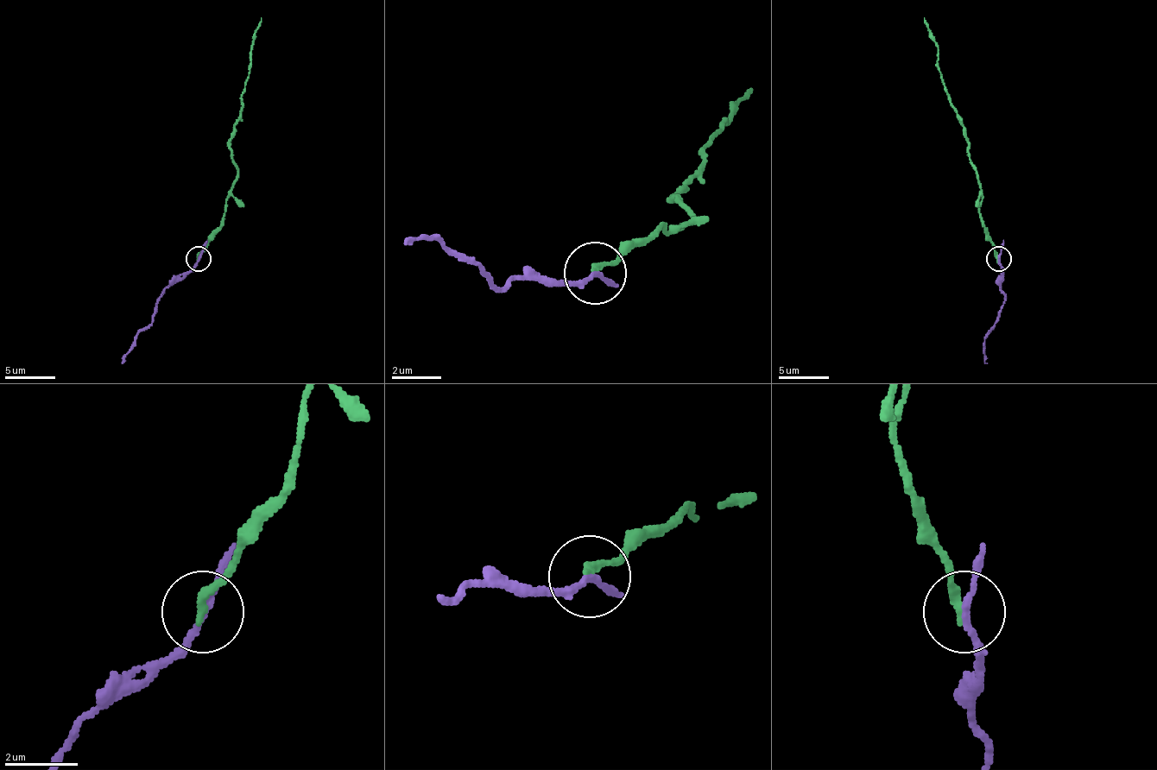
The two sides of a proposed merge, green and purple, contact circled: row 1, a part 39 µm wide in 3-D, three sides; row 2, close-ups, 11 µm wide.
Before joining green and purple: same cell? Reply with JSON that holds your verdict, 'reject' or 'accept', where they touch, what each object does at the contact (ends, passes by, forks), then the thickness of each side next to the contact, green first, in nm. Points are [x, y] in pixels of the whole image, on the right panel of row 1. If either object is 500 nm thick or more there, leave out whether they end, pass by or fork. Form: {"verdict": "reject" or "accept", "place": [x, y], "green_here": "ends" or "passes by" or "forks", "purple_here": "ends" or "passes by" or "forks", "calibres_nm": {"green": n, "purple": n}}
{"verdict": "reject", "place": [998, 259], "green_here": "ends", "purple_here": "passes by", "calibres_nm": {"green": 240, "purple": 170}}

